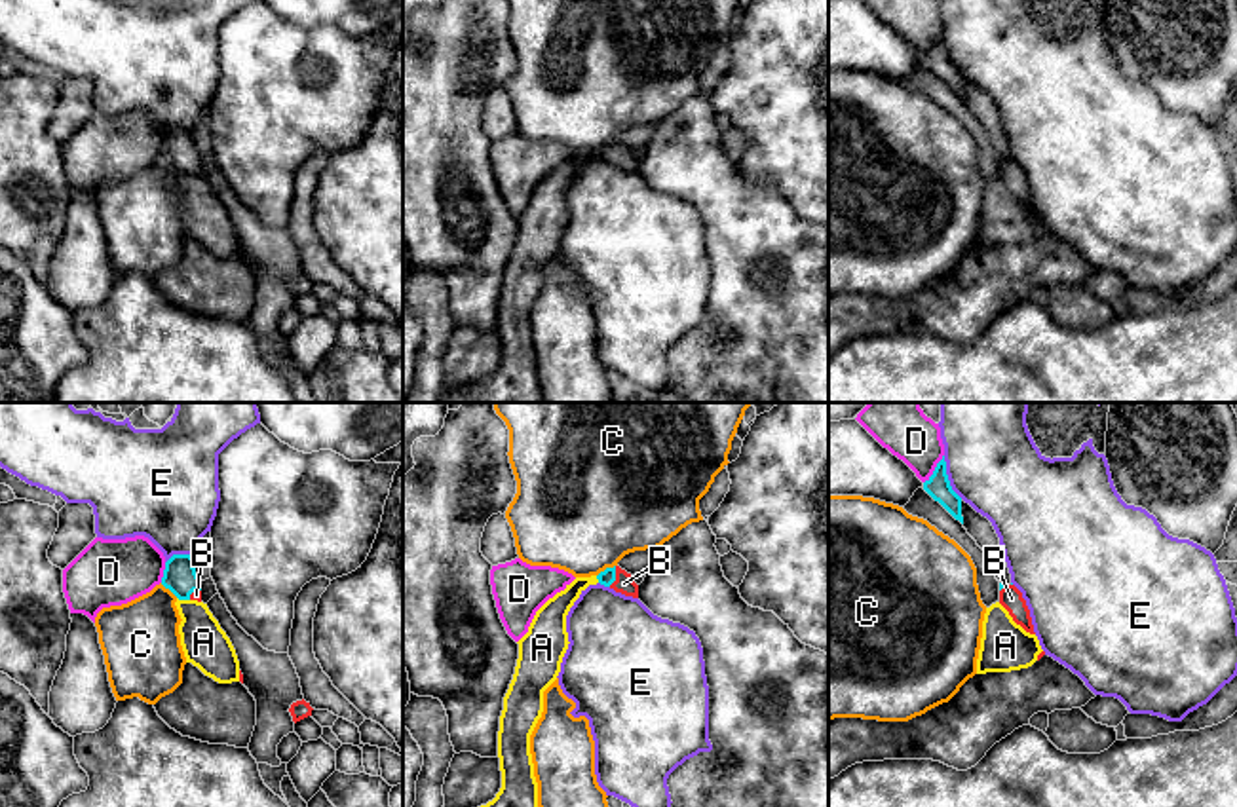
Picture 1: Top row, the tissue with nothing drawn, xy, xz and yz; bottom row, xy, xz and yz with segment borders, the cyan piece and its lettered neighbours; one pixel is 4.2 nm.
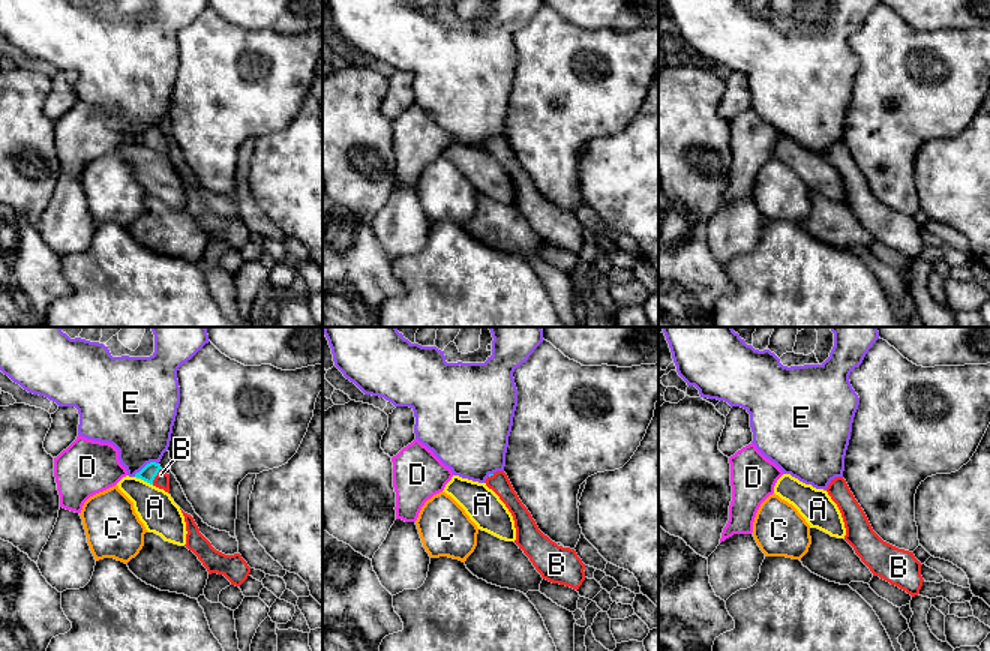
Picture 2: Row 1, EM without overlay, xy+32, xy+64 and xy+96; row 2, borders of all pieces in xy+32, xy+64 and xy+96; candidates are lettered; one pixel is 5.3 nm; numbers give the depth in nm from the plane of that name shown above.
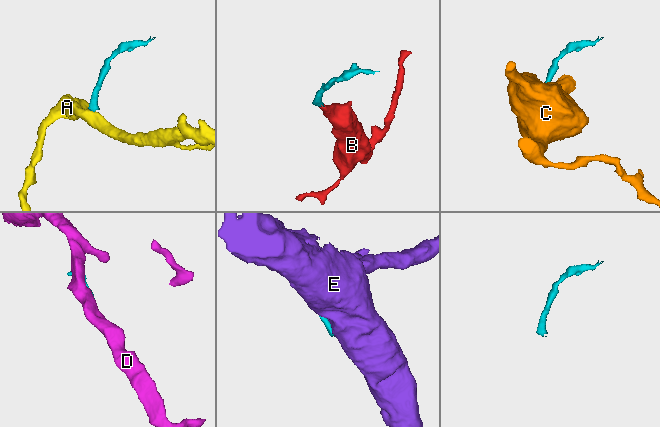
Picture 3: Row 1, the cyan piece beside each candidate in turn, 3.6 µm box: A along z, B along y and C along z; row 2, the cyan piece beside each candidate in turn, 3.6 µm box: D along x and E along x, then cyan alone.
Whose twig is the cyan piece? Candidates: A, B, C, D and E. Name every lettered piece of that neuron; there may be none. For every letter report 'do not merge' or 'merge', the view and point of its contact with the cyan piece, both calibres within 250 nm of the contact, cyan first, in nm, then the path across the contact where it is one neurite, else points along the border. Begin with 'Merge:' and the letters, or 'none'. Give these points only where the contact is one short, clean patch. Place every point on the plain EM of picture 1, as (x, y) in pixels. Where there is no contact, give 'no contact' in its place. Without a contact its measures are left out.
Merge: B
A: do not merge; contact xy (183, 173); calibres 140 and 190 nm; border xy (177, 171), (189, 175)
B: merge; contact xz (614, 150); calibres 70 and 90 nm; way xz (607, 152), (614, 150), (624, 158)
C: do not merge; contact xz (607, 143); calibres 70 and 500 nm; border xz (614, 139), (597, 150)
D: do not merge; contact yz (935, 44); calibres 100 and 190 nm
E: do not merge; contact yz (947, 52); calibres 100 and 380 nm

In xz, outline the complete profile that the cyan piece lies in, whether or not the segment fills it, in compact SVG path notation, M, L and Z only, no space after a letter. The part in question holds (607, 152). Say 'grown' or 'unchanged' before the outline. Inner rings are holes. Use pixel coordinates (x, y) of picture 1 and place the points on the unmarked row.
grown; M619 141L606 142L597 150L597 154L600 160L610 161L616 167L638 173L638 160L635 158L633 150L621 144Z

